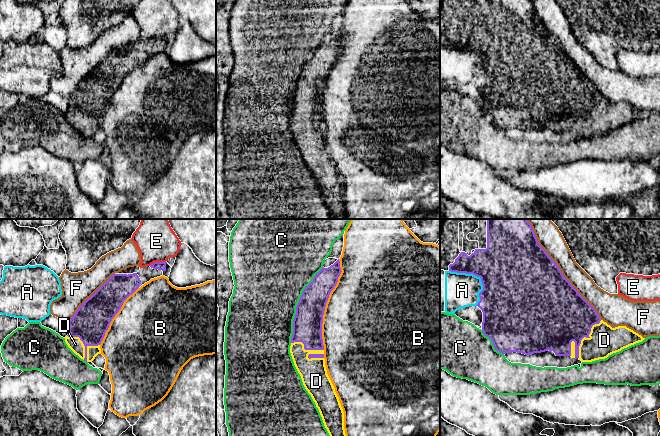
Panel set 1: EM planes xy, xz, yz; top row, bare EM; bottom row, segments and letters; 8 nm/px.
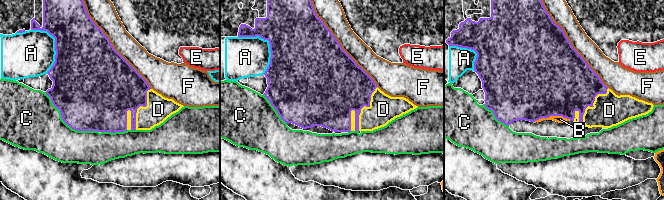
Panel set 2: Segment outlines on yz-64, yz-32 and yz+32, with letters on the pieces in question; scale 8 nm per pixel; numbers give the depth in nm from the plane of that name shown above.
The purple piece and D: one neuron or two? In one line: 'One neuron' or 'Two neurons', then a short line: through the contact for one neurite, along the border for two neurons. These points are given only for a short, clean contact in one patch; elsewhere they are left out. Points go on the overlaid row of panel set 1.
One neuron

